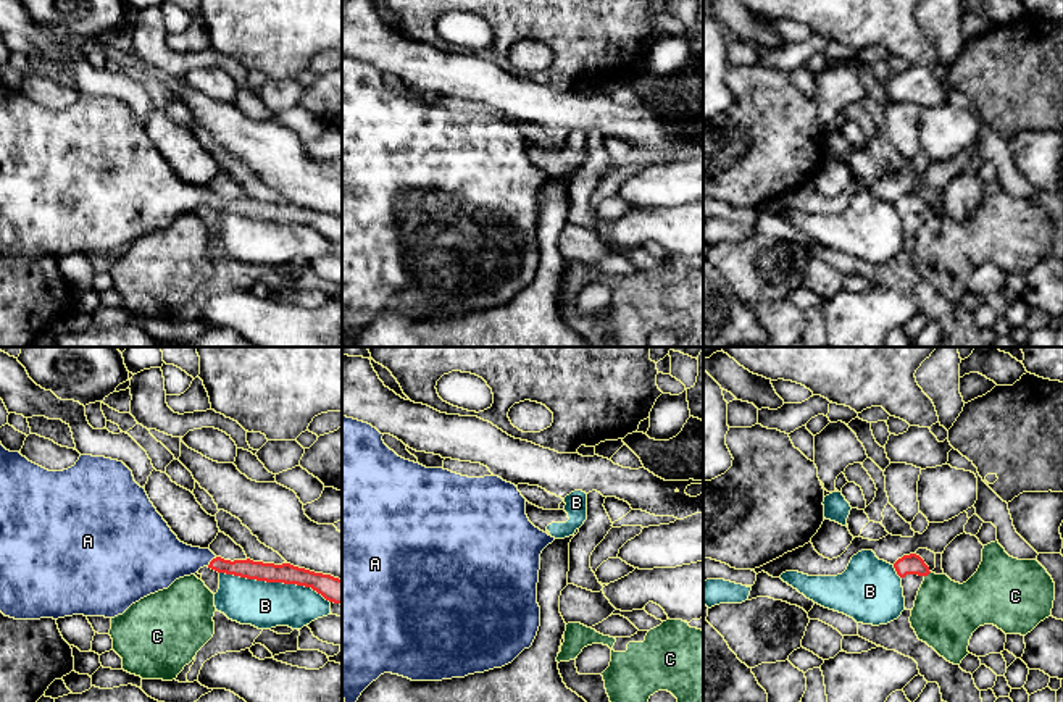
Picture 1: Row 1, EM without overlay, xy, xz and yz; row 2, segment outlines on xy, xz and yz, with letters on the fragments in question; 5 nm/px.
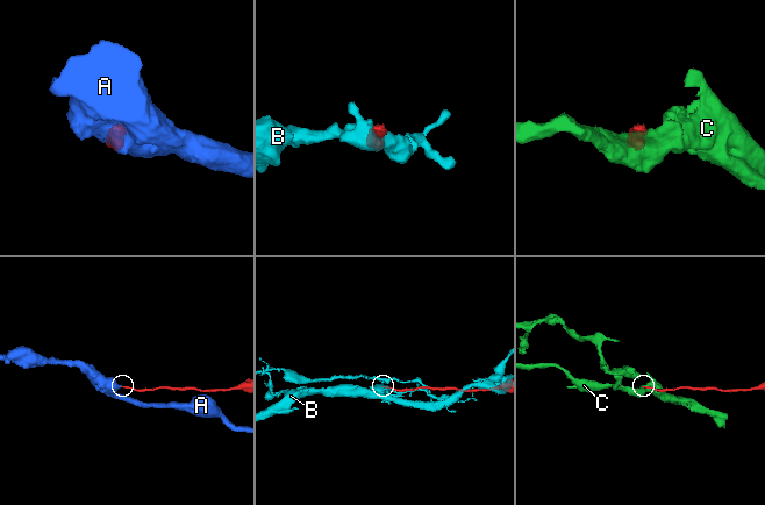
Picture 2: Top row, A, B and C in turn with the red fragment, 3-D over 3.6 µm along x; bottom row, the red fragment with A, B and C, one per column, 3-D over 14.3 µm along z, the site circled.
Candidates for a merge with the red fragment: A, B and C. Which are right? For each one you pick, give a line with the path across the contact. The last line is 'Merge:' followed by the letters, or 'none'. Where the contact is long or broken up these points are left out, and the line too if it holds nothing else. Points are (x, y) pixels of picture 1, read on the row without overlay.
A: way xy (247, 207), (223, 205), (212, 199), (162, 197)
Merge: A

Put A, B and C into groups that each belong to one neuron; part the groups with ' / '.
A / B / C

